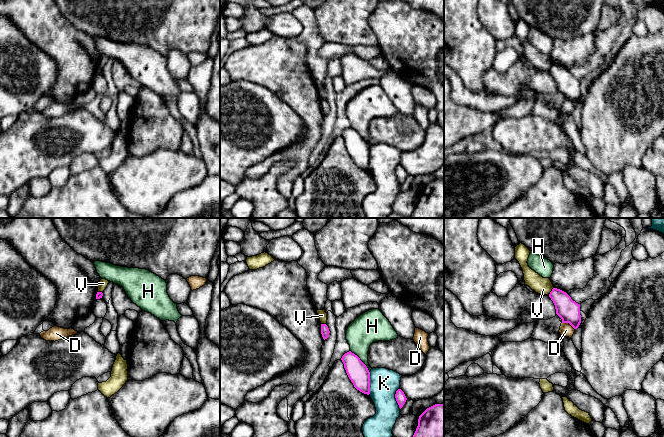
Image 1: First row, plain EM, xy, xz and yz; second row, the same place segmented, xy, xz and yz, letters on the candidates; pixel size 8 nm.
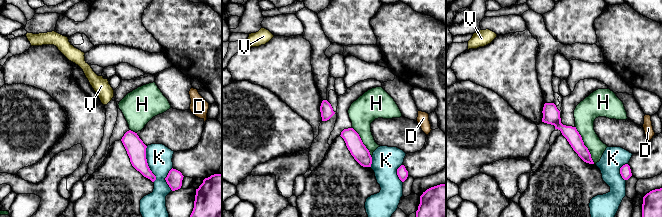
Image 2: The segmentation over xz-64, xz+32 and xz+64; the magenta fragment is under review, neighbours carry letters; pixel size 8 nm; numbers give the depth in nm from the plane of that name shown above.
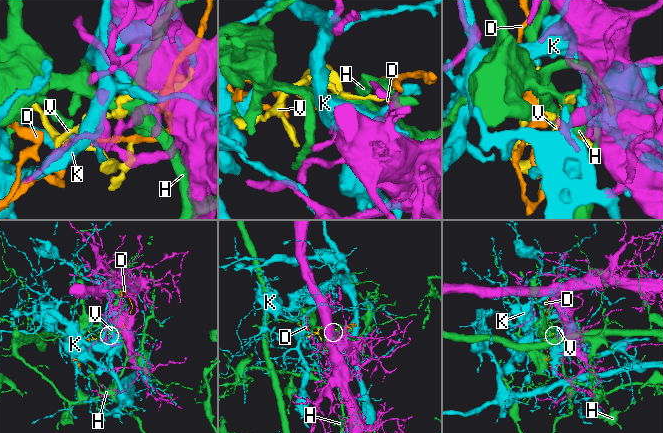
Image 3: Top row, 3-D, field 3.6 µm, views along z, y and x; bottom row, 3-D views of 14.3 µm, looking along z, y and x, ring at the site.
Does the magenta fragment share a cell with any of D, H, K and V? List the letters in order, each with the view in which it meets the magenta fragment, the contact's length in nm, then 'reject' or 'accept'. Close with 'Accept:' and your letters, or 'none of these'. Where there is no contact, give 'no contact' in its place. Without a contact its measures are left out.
D: meets magenta in yz; contact 120 nm long; reject
H: meets magenta in xz; contact 240 nm long; reject
K: meets magenta in xz; contact 180 nm long; reject
V: meets magenta in yz; contact 70 nm long; reject
Accept: none of these

